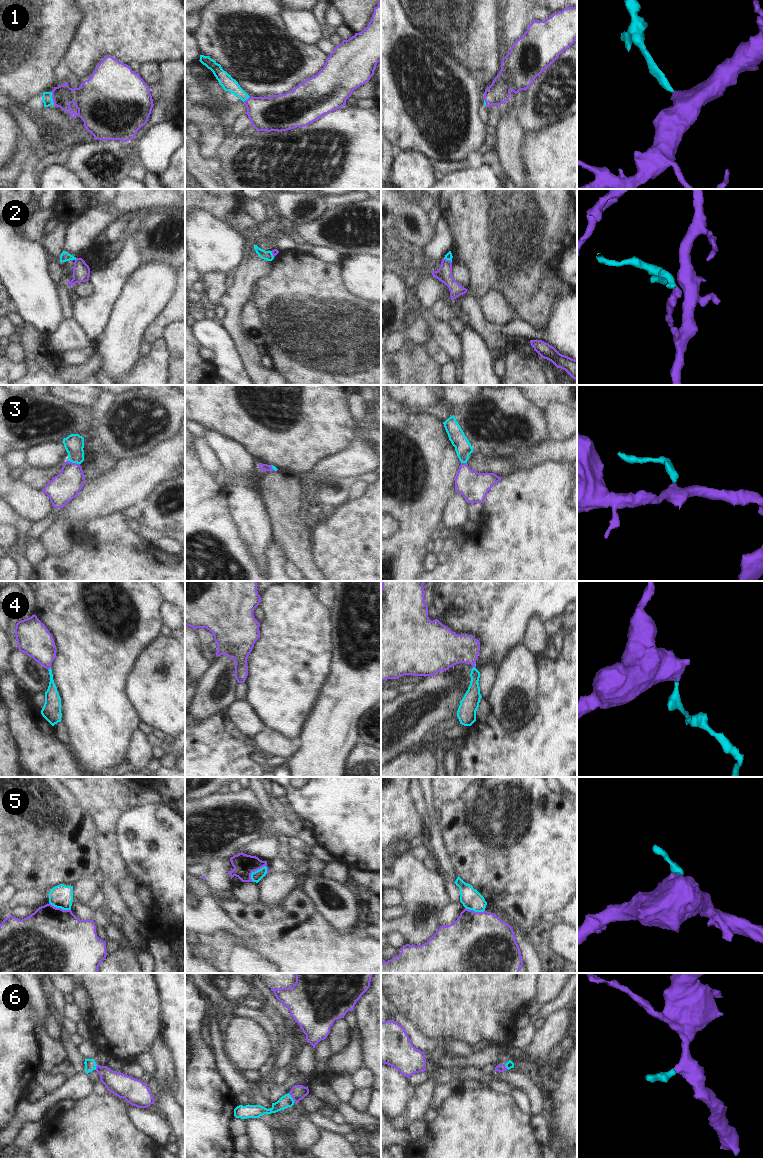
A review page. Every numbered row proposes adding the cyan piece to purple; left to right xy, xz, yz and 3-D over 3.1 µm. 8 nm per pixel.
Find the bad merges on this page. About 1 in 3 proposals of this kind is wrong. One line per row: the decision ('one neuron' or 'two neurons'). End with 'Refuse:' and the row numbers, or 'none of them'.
1: one neuron
2: two neurons
3: one neuron
4: one neuron
5: two neurons
6: one neuron
Refuse: 2, 5

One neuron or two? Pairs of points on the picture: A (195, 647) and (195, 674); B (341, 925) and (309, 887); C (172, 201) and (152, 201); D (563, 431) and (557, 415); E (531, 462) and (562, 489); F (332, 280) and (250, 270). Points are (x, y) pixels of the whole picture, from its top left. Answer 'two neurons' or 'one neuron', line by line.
A: one neuron
B: one neuron
C: one neuron
D: one neuron
E: two neurons
F: two neurons

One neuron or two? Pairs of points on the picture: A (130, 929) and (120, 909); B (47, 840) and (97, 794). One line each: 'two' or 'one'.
A: one
B: two

